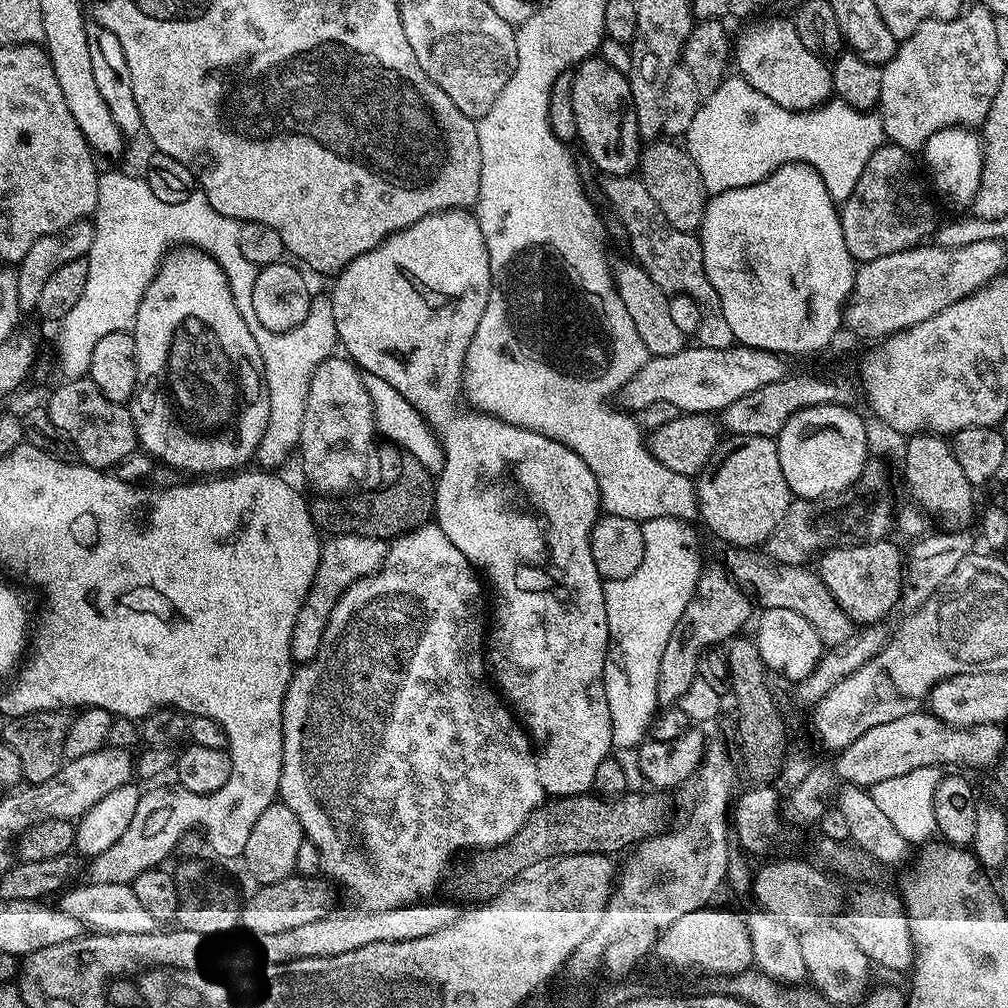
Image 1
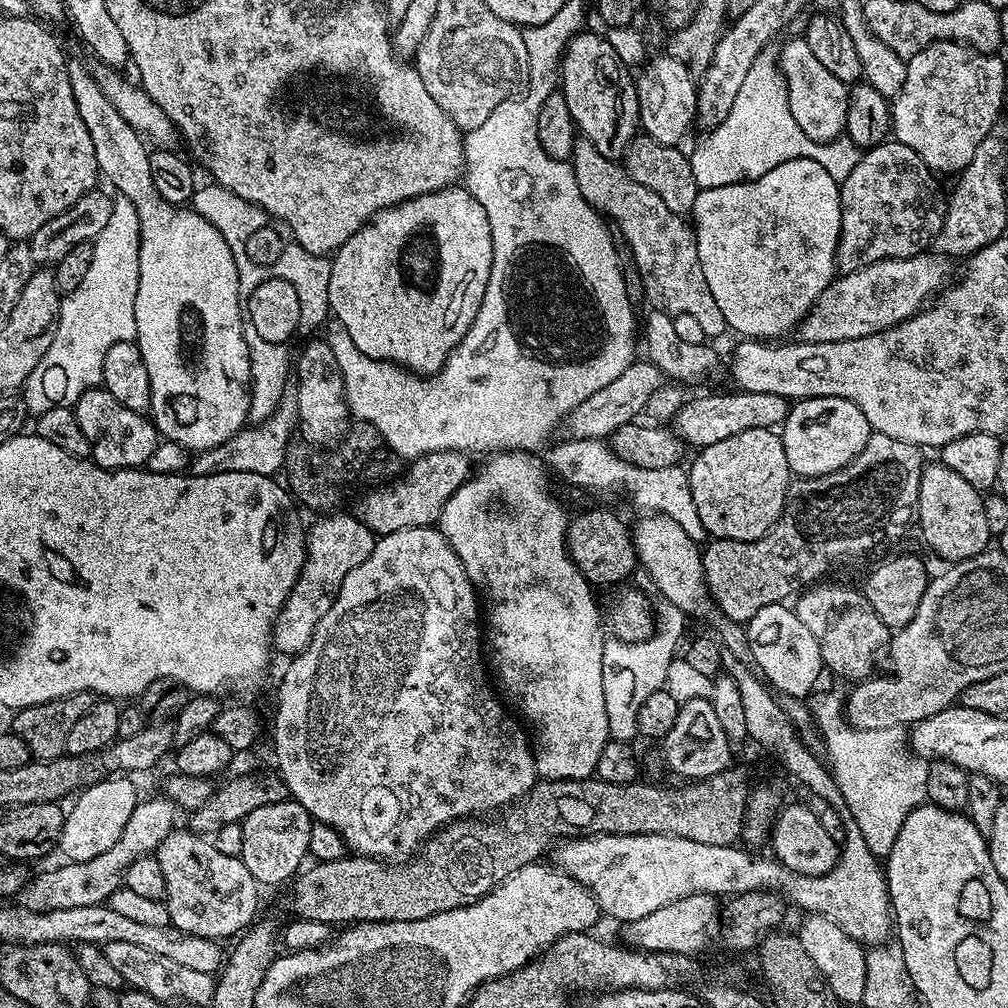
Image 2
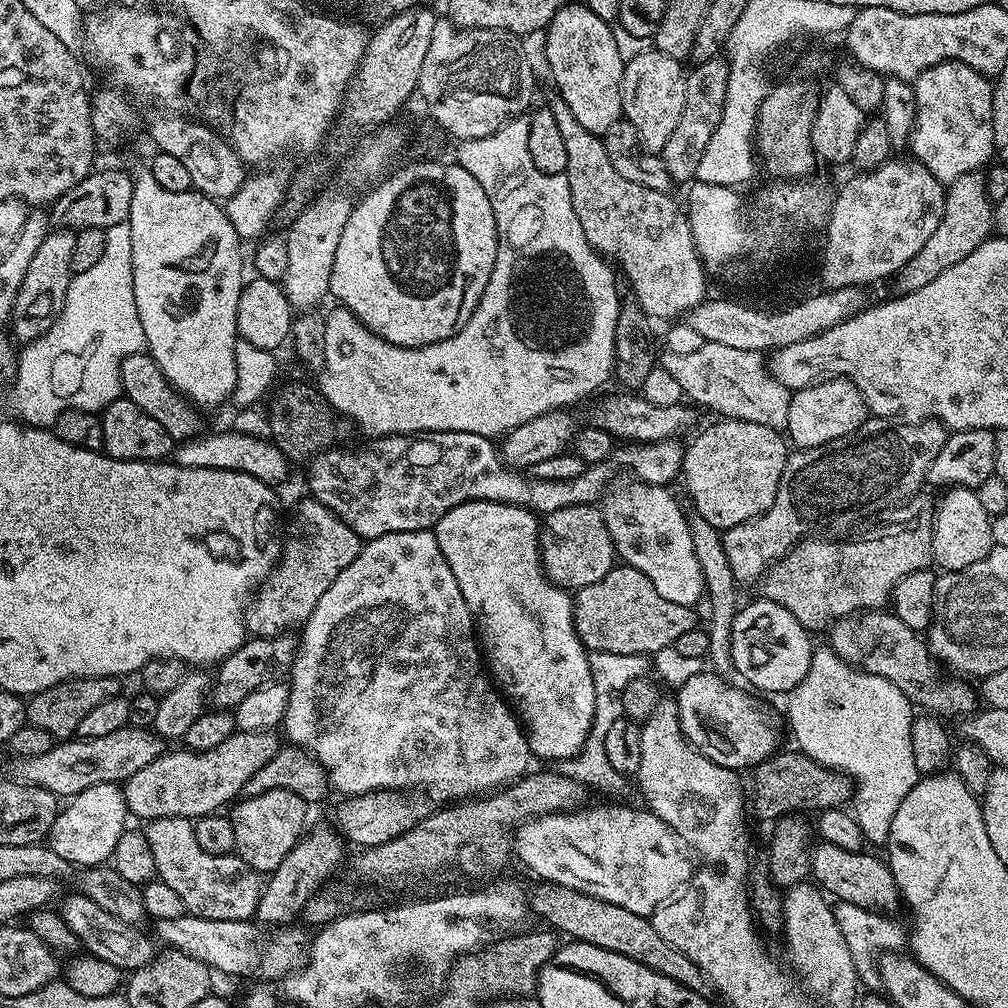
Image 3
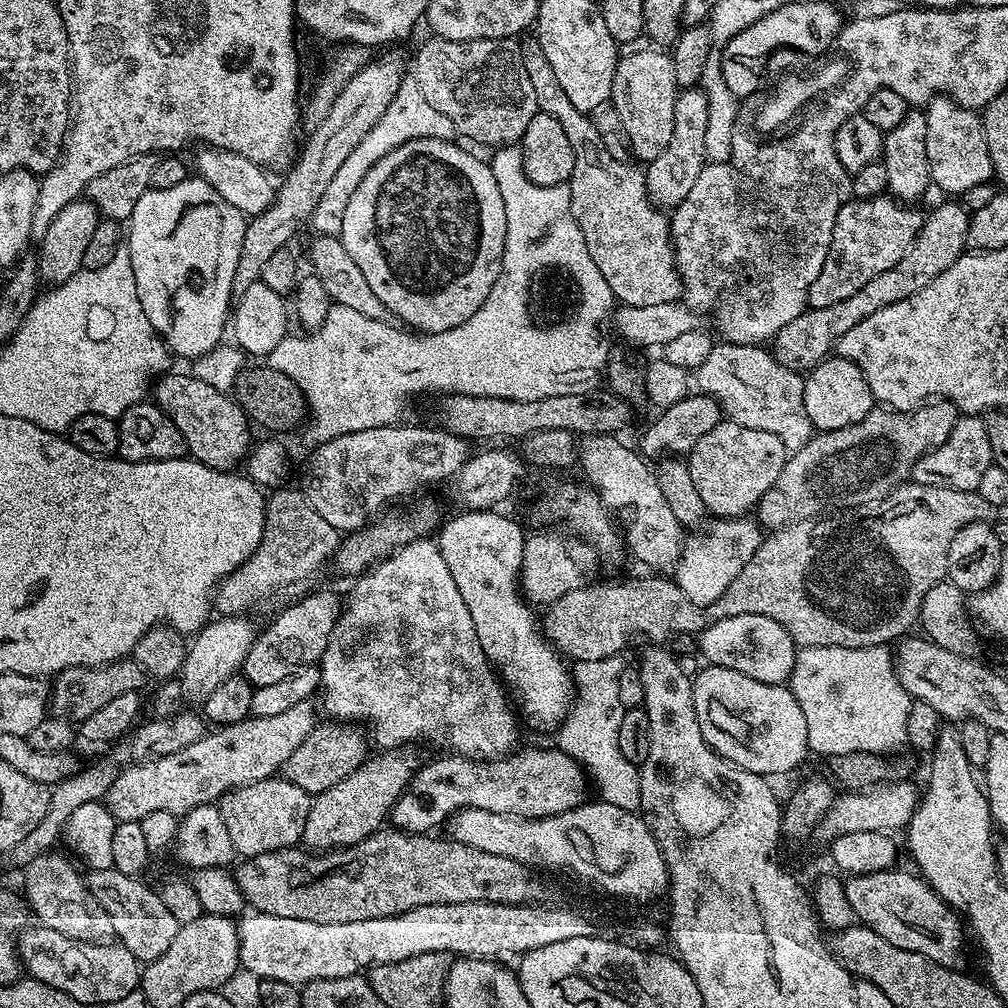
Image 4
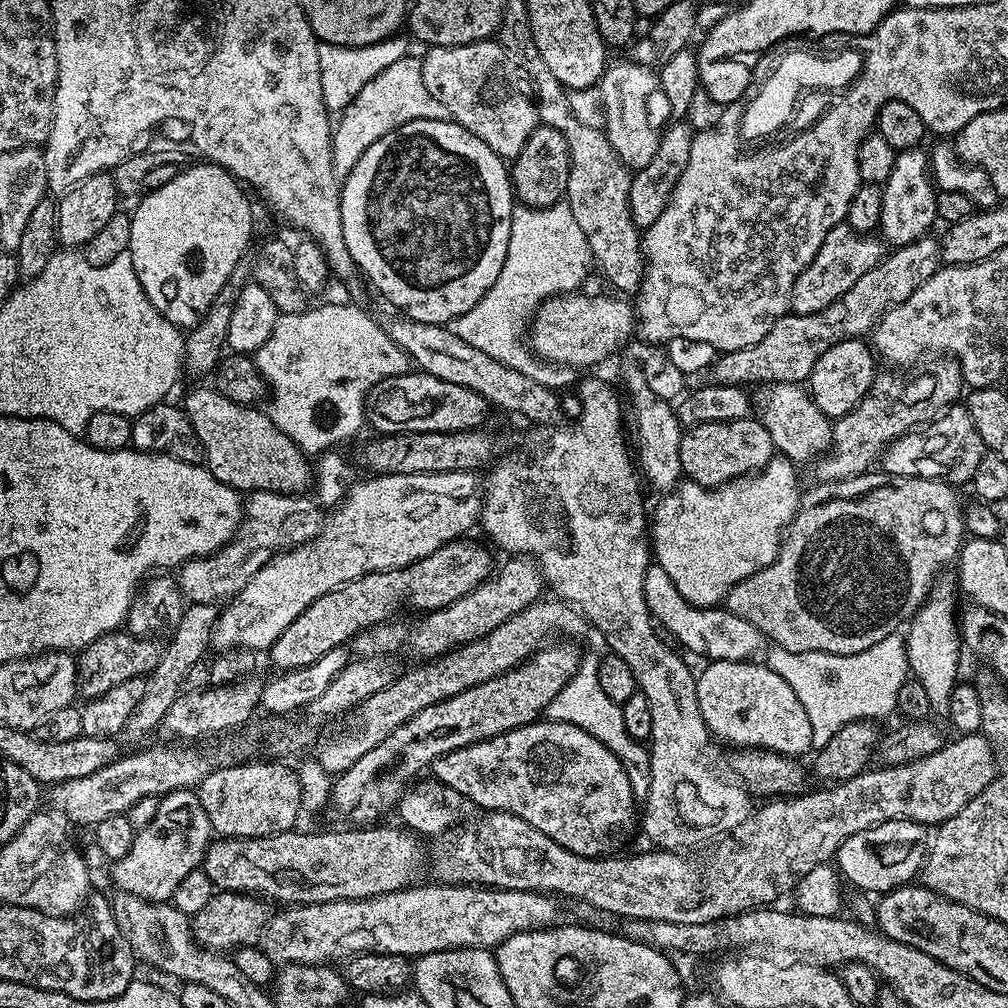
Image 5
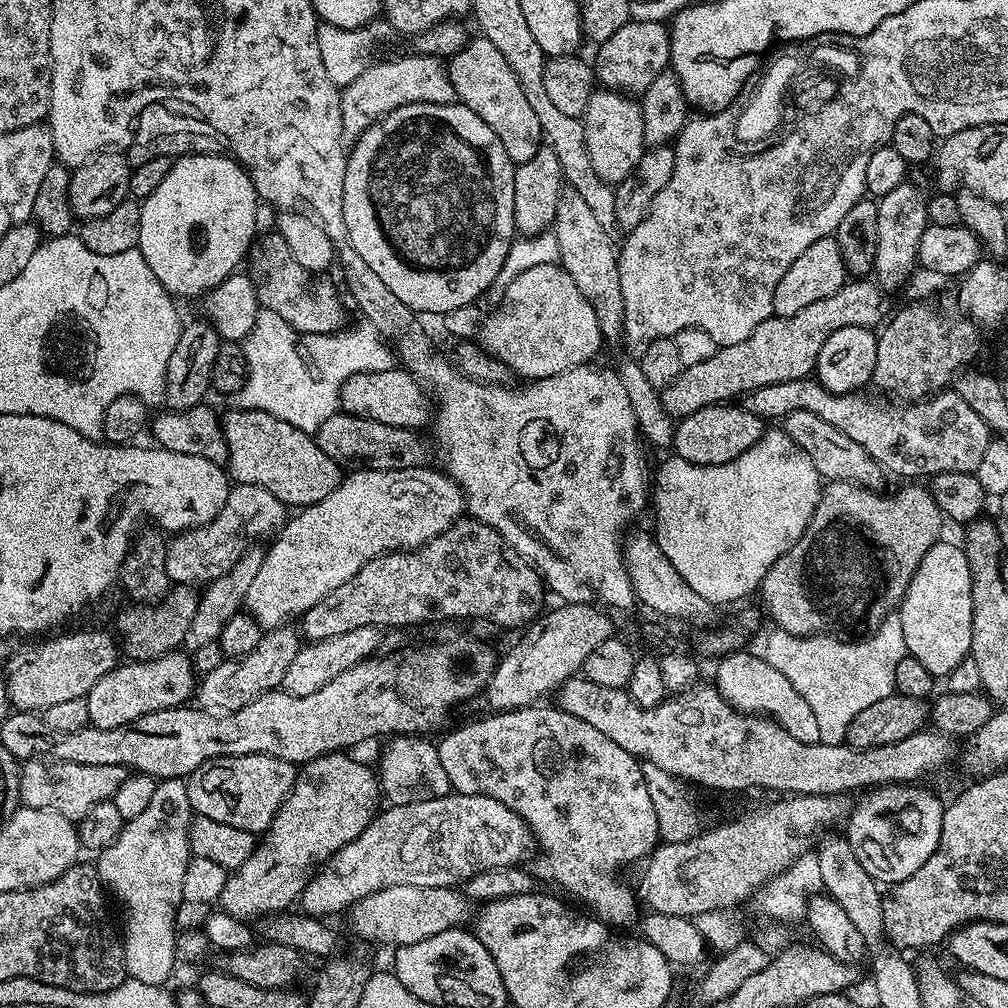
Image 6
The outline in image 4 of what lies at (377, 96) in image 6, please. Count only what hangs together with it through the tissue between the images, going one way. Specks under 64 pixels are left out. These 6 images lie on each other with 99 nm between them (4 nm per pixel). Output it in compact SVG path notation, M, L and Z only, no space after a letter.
M411 78L401 80L393 101L390 102L390 106L386 106L386 114L382 114L382 118L378 118L378 122L370 126L370 132L358 142L358 146L354 146L354 150L347 155L342 166L335 171L334 178L326 186L318 206L314 206L310 221L312 232L321 236L339 237L342 218L346 214L346 205L350 202L350 194L354 194L354 190L358 188L358 182L366 178L366 170L370 170L370 166L374 166L378 158L382 158L390 150L411 140L418 138L452 140L456 135L454 122L450 122L446 114L439 113L438 110L434 110L434 106L430 106L430 102L426 102L422 90L418 90L418 82Z

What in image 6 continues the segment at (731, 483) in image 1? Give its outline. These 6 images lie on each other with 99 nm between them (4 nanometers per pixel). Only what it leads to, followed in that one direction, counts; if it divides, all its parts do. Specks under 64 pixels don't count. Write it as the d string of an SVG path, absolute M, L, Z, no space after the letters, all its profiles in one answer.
M729 402L711 404L694 414L679 417L672 433L671 447L675 455L698 466L718 466L745 454L766 431L765 421L750 414L742 406Z

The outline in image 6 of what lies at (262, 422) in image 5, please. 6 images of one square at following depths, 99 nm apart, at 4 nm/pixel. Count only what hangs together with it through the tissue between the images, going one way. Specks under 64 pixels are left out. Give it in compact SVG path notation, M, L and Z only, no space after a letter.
M233 407L231 411L223 413L222 431L228 447L226 471L236 484L262 486L262 490L270 490L274 498L278 498L285 506L292 507L293 504L293 509L296 510L322 502L322 498L326 498L326 494L333 492L340 484L341 465L334 458L330 458L326 450L319 448L309 433L298 430L298 426L290 426L290 422L282 422L274 418L274 414L266 414L262 410Z

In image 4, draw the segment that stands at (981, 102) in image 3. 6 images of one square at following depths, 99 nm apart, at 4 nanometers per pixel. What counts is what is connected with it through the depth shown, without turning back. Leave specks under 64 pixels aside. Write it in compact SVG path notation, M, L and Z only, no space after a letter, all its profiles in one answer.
M947 98L929 100L926 105L926 158L930 158L932 184L944 192L959 194L989 183L994 173L981 113Z

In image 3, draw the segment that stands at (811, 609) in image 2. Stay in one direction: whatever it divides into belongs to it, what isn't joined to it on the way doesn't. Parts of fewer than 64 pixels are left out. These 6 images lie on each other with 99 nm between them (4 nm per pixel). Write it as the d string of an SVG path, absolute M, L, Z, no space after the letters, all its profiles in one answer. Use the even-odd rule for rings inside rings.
M886 610L862 612L837 621L830 629L832 641L830 647L837 652L847 664L855 664L864 672L876 674L894 682L902 694L911 700L913 705L920 704L925 713L935 714L940 718L948 716L964 716L975 713L978 692L971 688L971 683L960 678L940 680L941 665L938 663L921 633L908 628L897 616ZM888 612L888 613L887 613ZM976 708L976 709L975 709ZM968 712L968 713L967 713Z

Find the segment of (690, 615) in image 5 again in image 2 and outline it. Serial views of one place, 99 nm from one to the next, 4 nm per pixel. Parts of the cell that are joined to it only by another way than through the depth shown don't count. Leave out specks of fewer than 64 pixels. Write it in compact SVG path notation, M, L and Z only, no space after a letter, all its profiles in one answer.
M783 603L762 606L762 610L758 610L758 614L746 622L751 663L762 670L763 679L777 693L804 698L809 695L808 676L822 672L824 659L820 657L814 634L800 624L795 614L784 616L784 607Z

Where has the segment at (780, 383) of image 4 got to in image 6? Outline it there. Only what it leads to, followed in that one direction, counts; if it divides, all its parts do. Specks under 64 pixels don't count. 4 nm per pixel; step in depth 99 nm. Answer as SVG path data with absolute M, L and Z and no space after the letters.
M806 410L790 412L782 421L782 429L802 451L809 455L810 462L814 462L818 474L825 481L841 480L873 490L885 487L883 484L886 473L880 467L879 460L875 460L862 446L858 446L858 442L854 442L854 438L846 438L846 434L842 434L842 430L834 430L834 426L830 426L830 422L822 422L822 418L818 418L818 414Z

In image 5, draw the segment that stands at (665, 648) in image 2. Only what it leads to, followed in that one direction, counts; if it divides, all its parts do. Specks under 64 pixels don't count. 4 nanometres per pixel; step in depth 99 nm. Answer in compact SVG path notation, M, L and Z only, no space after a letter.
M585 655L580 661L578 670L554 694L554 698L549 702L546 709L547 719L566 722L578 726L582 730L589 732L602 746L619 755L621 762L624 763L626 774L630 778L632 794L637 798L643 798L648 795L650 790L650 770L648 769L649 749L641 741L630 738L630 734L624 729L624 719L620 717L620 705L614 703L602 691L602 686L598 686L598 666L600 665L600 656Z

